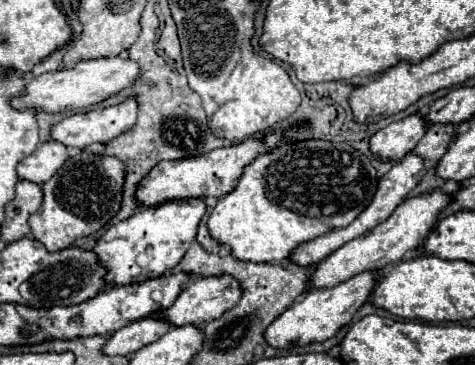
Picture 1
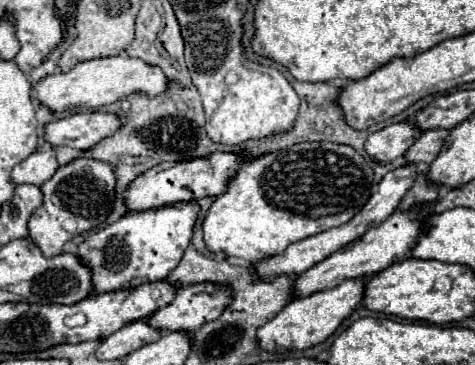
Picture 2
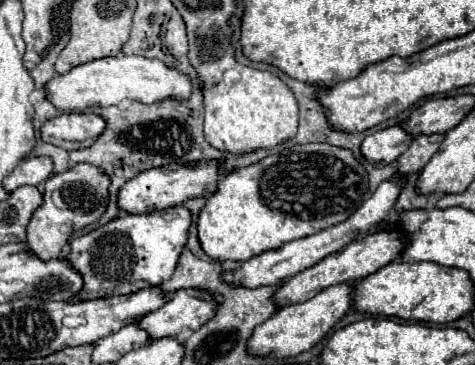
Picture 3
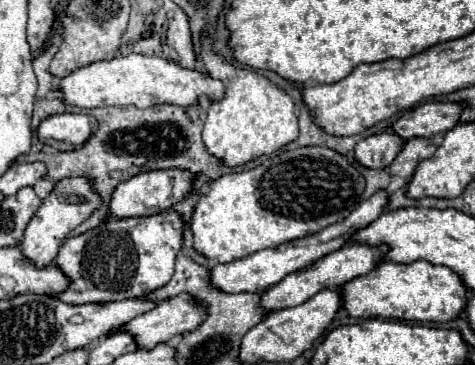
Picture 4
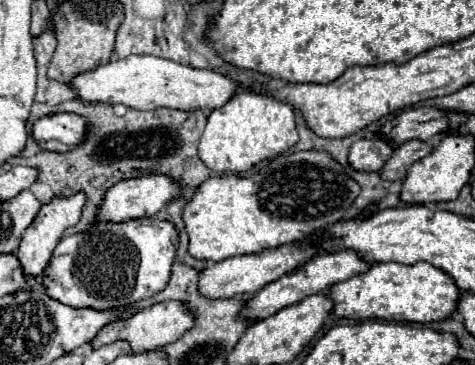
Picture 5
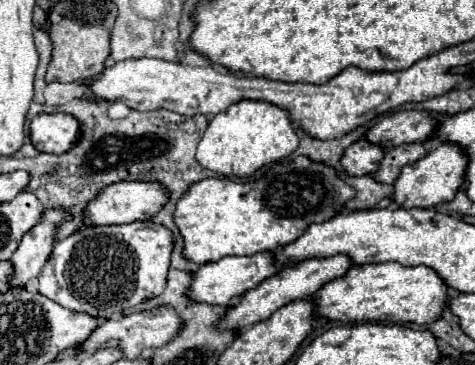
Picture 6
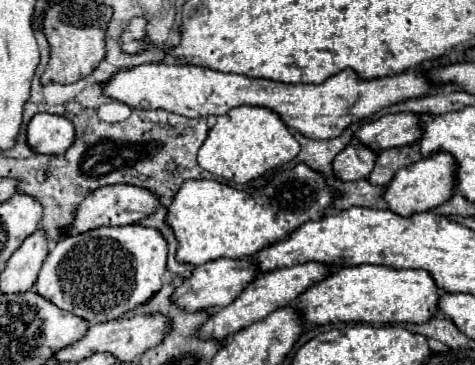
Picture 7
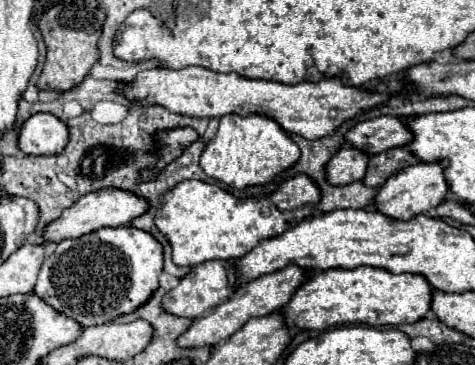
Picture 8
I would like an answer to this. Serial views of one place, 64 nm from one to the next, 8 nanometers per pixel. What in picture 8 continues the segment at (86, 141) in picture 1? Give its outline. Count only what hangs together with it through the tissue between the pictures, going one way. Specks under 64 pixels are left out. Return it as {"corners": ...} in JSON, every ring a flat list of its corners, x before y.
{"corners":[[52,114,30,116,20,132,20,148,26,154,60,154,68,144,68,126]]}

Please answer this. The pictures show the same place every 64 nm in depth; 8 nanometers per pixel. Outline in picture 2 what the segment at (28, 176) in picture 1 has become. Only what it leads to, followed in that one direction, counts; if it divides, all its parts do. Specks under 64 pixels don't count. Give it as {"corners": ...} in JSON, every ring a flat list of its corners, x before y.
{"corners":[[56,148,38,150,38,152,30,154,26,160,22,160,12,170,12,182,42,186,46,180,50,180,54,176,54,172,58,168,60,168,60,164,56,160]]}

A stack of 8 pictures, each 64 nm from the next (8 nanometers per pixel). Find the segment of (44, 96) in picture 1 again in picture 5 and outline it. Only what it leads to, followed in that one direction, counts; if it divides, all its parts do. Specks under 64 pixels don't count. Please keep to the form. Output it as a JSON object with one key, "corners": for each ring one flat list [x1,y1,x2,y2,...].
{"corners":[[132,54,128,58,118,58,108,64,96,66,94,70,82,72,74,76,68,86,84,104,124,104,136,110,154,110,160,106,178,110,214,110,224,106,232,98,232,92,236,90,238,82,214,70,198,70,166,58]]}

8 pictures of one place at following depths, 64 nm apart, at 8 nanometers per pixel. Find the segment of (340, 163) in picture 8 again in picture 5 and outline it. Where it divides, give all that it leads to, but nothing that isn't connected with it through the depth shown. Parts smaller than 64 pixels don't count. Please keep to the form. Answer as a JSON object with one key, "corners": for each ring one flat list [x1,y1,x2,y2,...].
{"corners":[[384,138,358,140,350,148,350,164,362,172,378,172,394,152,394,144]]}

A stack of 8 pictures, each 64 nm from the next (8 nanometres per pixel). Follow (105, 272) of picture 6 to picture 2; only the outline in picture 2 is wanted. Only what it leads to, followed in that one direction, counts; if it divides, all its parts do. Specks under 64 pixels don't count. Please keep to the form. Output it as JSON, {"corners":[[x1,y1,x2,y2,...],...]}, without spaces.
{"corners":[[178,202,158,210,130,212,108,228,92,232,78,246,76,254,94,270,94,292,102,294,126,290,142,282,166,280,168,274,178,266,184,250,192,240,198,214,200,206,196,202]]}

